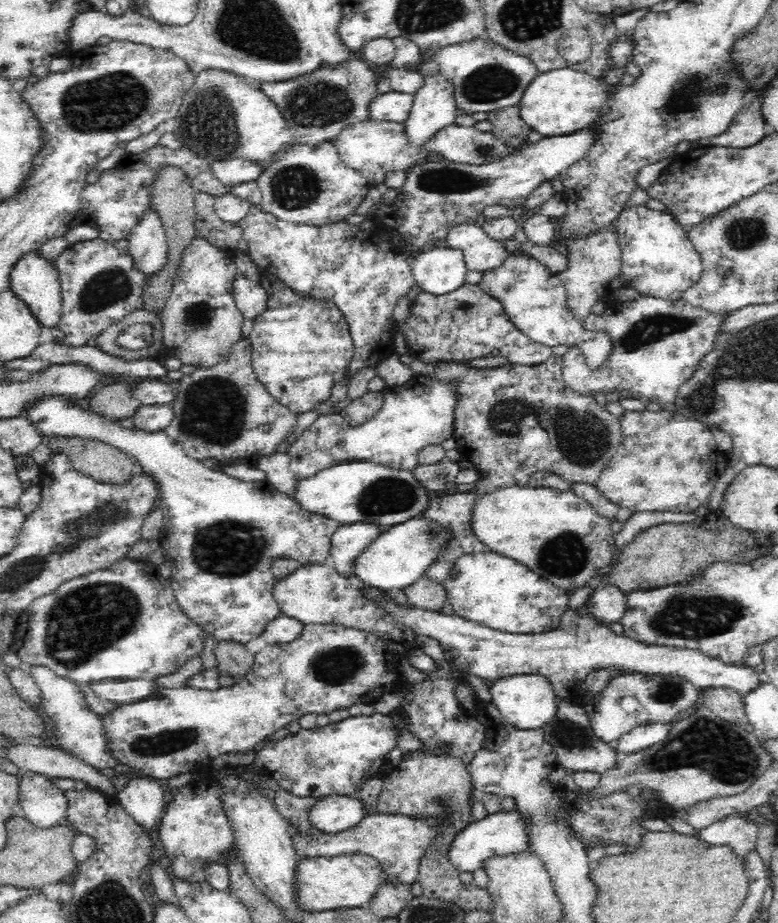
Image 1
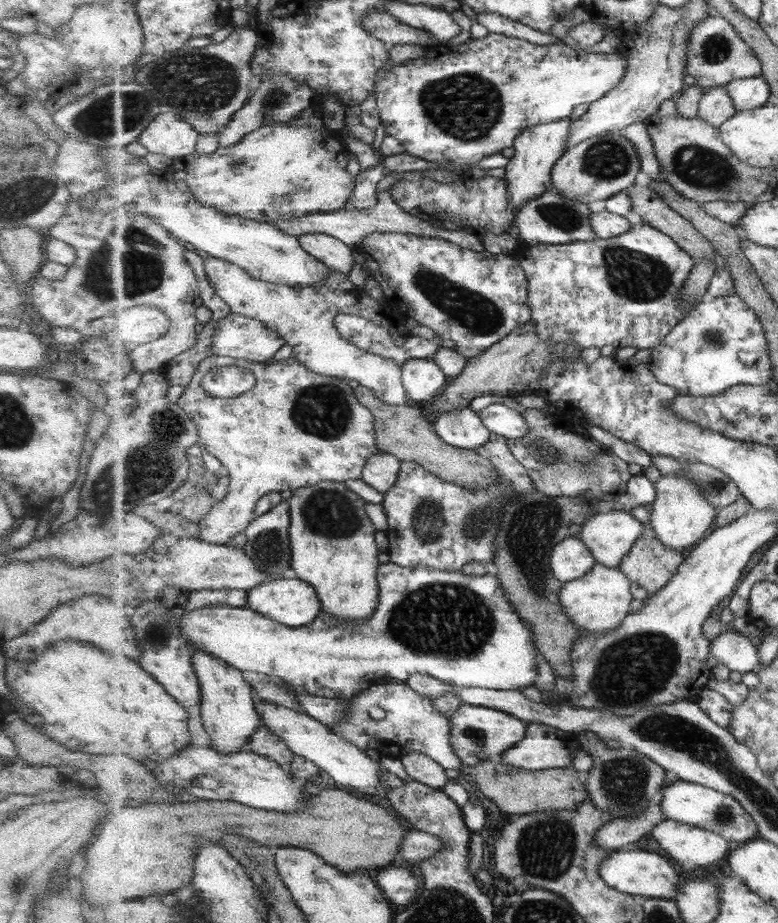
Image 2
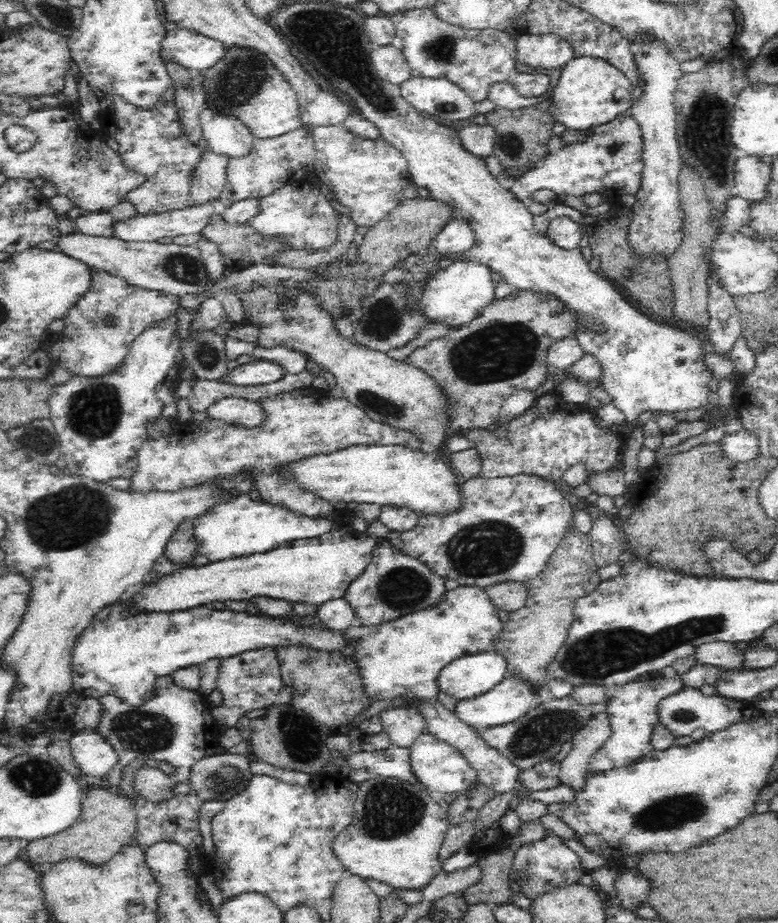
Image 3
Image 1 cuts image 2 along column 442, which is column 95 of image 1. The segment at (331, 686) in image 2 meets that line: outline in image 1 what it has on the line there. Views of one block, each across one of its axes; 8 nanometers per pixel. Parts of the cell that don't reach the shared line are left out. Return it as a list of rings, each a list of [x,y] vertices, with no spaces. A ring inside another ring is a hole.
[[[126,557],[116,560],[109,567],[102,567],[100,570],[93,570],[88,574],[72,578],[72,580],[58,586],[54,592],[43,596],[43,598],[38,598],[30,609],[17,618],[17,627],[13,634],[11,650],[20,658],[25,667],[32,665],[46,666],[62,678],[68,678],[76,683],[84,682],[89,684],[89,682],[108,679],[156,680],[156,678],[162,678],[162,676],[176,674],[188,660],[192,660],[194,656],[202,656],[204,654],[204,646],[206,646],[204,642],[206,642],[206,633],[182,612],[173,593],[171,580],[160,575],[158,565],[147,560],[133,561]]]

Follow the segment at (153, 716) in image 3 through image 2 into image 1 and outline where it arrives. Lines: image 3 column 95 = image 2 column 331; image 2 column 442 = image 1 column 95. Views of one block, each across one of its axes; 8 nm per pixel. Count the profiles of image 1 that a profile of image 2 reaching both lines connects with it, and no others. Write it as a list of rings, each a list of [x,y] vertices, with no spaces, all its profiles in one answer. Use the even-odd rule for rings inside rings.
[[[28,666],[33,679],[42,689],[42,708],[44,712],[52,718],[52,722],[56,722],[56,730],[54,736],[58,738],[56,744],[62,748],[76,753],[76,755],[84,758],[84,761],[100,768],[114,768],[118,766],[120,761],[118,757],[112,753],[112,741],[106,735],[106,725],[102,715],[96,714],[86,701],[86,693],[80,690],[76,682],[62,678],[60,675],[52,672],[46,666]]]

